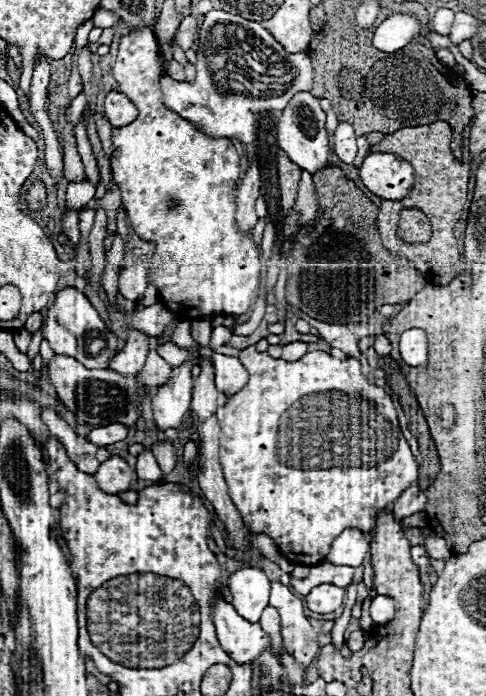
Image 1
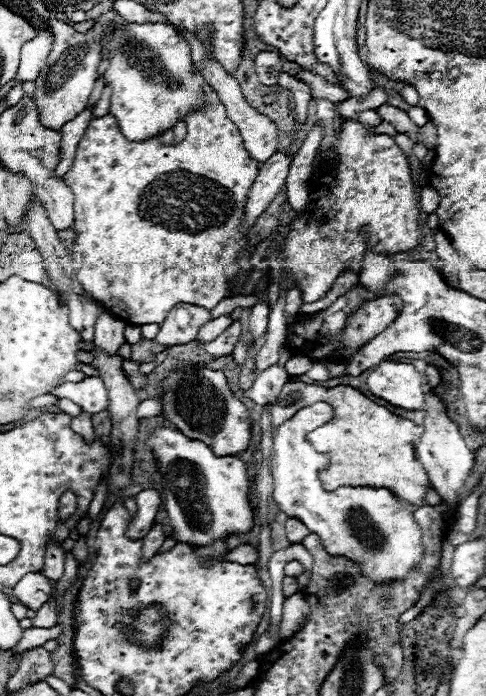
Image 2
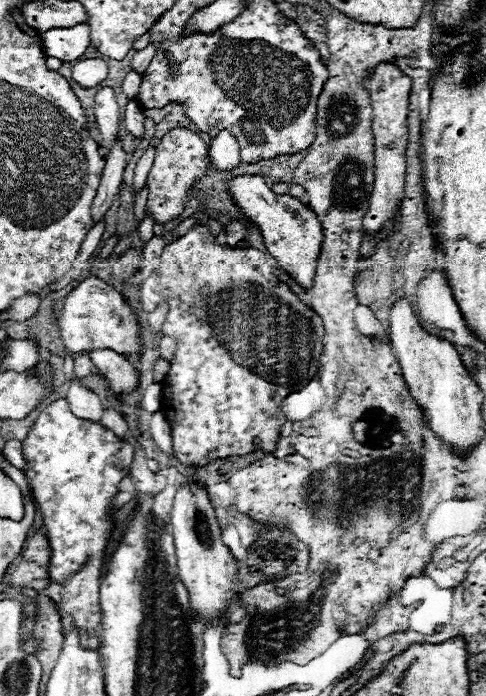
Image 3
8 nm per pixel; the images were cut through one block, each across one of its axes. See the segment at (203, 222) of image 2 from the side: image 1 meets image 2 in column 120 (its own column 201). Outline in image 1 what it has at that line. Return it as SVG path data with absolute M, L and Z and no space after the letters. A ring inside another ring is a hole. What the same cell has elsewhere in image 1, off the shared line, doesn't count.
M144 26L128 32L120 40L116 64L112 76L118 82L118 92L126 94L138 108L138 118L114 130L112 144L112 174L122 190L122 204L128 212L128 220L136 234L156 244L154 268L150 272L152 284L158 284L158 292L166 307L178 320L202 320L216 314L244 314L252 302L252 294L258 288L260 254L252 234L242 234L236 222L236 192L240 178L240 156L228 138L210 138L198 132L188 120L164 106L158 78L158 58L164 58L156 42L154 30Z

